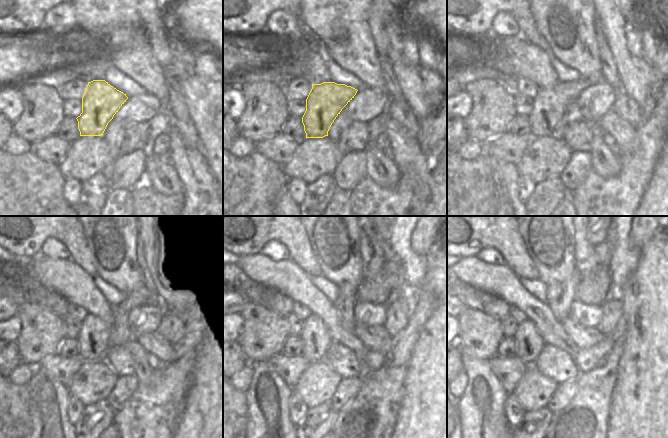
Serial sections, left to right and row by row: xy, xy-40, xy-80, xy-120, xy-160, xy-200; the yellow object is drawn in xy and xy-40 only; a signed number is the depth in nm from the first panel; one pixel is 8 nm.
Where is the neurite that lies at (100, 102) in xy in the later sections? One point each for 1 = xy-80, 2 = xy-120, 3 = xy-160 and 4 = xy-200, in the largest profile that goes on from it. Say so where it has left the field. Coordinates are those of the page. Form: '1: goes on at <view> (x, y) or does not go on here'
1: goes on at xy-80 (548, 105)
2: goes on at xy-120 (94, 335)
3: goes on at xy-160 (315, 338)
4: goes on at xy-200 (529, 344)

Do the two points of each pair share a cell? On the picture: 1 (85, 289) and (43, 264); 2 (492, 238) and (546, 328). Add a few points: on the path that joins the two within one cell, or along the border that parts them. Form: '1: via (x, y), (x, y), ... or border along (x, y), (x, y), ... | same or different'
1: via (75, 285), (66, 278), (53, 274) | same
2: border along (504, 263), (519, 278) | different

